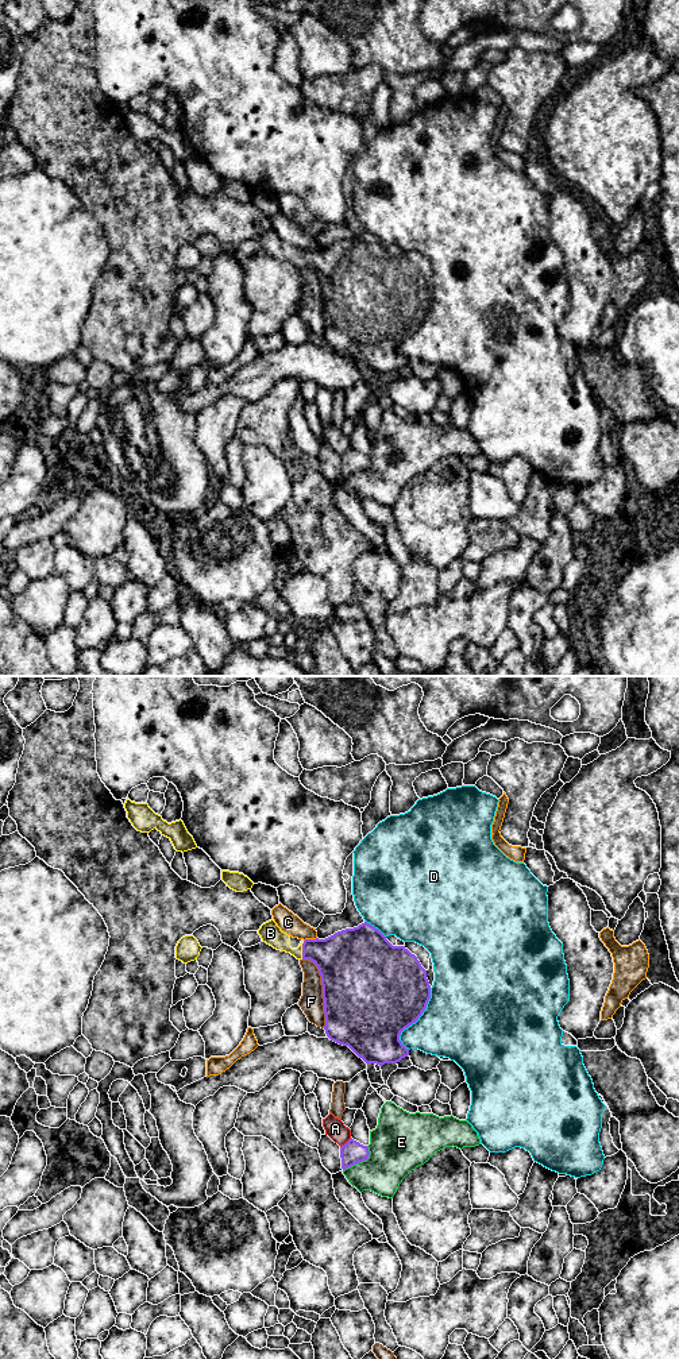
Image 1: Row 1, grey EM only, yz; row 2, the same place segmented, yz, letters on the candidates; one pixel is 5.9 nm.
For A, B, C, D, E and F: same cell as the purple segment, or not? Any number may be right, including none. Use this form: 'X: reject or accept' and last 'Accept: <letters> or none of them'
A: reject
B: accept
C: reject
D: reject
E: reject
F: reject
Accept: B

